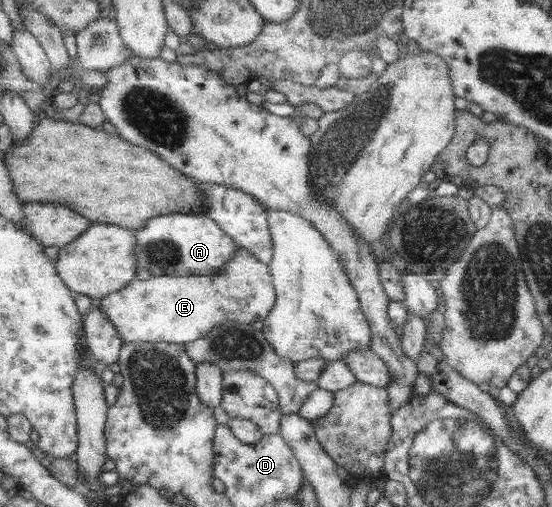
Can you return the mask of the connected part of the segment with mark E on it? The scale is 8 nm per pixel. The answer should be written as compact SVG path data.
M240 247L236 258L219 273L206 277L190 276L176 277L170 275L152 276L147 280L136 279L123 291L113 293L99 301L107 316L117 325L124 341L134 343L138 341L154 341L166 343L187 344L204 339L211 329L227 321L244 322L264 321L271 315L279 300L279 293L275 284L275 275L271 266L246 248Z

